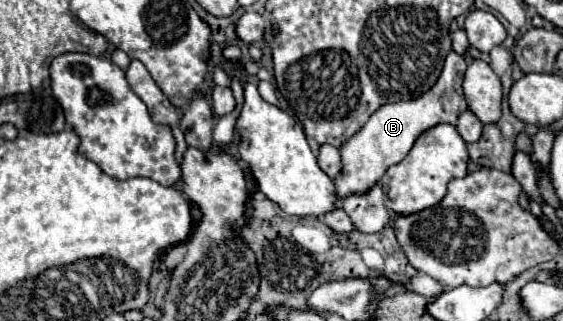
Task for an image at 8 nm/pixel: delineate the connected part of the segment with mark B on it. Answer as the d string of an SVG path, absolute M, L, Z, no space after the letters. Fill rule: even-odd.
M450 52L446 56L440 78L428 92L424 92L422 96L412 98L408 102L400 100L400 102L384 104L370 116L370 120L364 124L364 128L360 132L356 132L356 136L352 136L340 148L342 172L334 180L338 198L350 196L352 192L368 192L368 188L372 188L372 184L376 184L392 164L398 164L400 160L406 158L414 140L422 132L426 132L428 128L442 124L442 122L446 122L446 124L458 122L458 116L468 110L468 104L466 104L466 98L462 92L466 66L468 64L466 64L464 56Z

